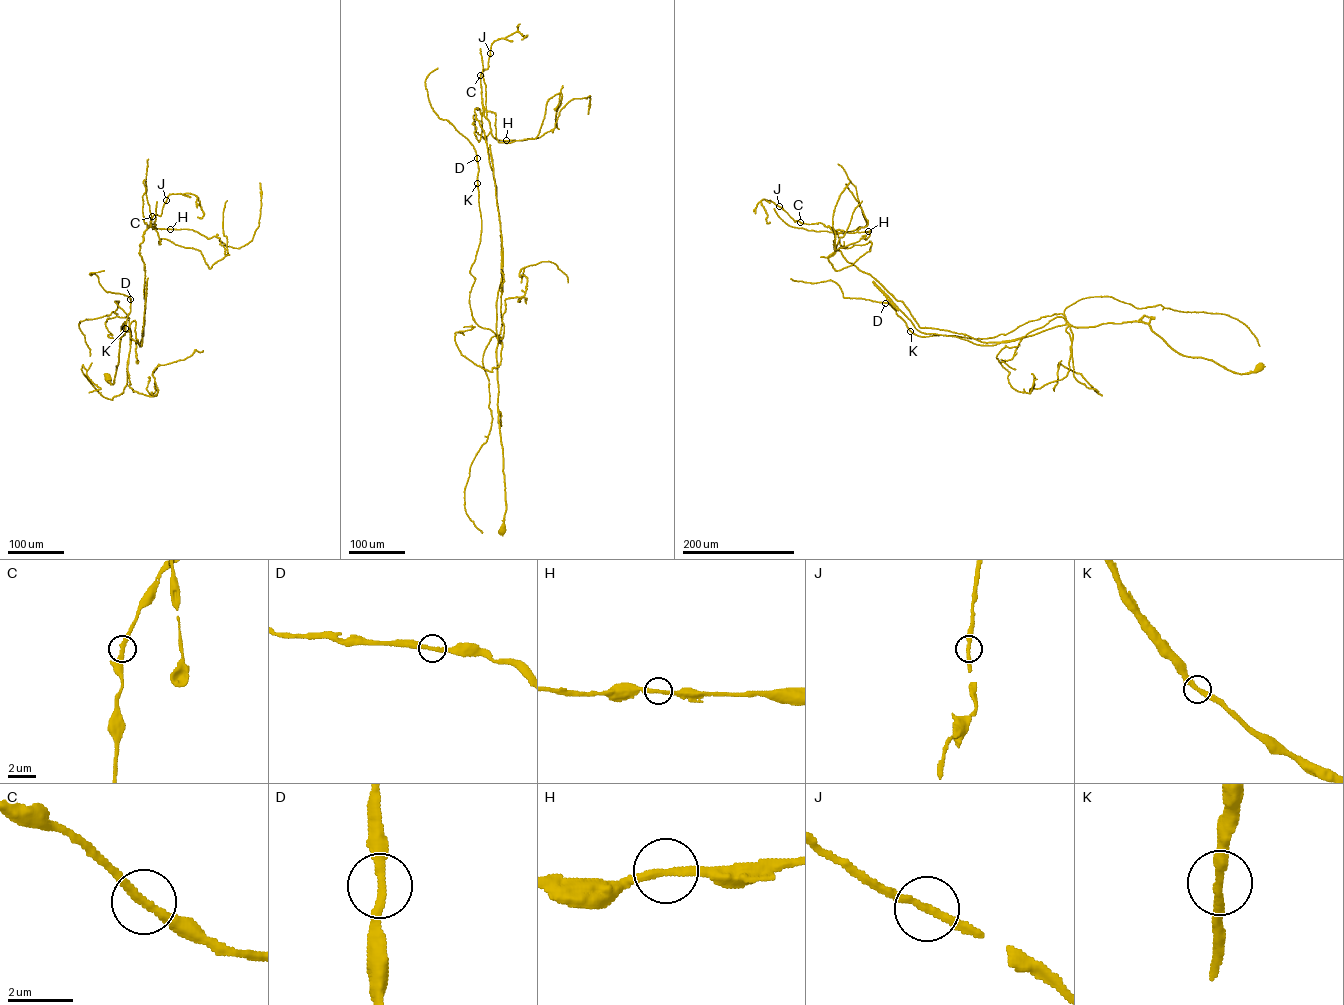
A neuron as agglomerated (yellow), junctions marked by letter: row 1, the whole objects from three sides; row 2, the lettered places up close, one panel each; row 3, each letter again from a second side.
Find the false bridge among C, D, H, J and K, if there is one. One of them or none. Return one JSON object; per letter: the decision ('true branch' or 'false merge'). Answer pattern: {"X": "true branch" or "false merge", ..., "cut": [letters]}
{"C": "true branch", "D": "true branch", "H": "true branch", "J": "true branch", "K": "true branch", "cut": []}

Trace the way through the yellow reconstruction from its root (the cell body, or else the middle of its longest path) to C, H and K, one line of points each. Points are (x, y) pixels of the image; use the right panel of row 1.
C: (1261, 367), (1238, 373), (1182, 355), (1140, 321), (996, 342), (920, 328), (834, 248), (841, 231), (800, 222)
H: (1261, 367), (1182, 355), (1140, 321), (996, 342), (920, 328), (834, 248), (832, 229), (869, 231)
K: (1261, 367), (1238, 373), (1182, 355), (1141, 322), (1075, 327), (1061, 313), (987, 338), (910, 331)

